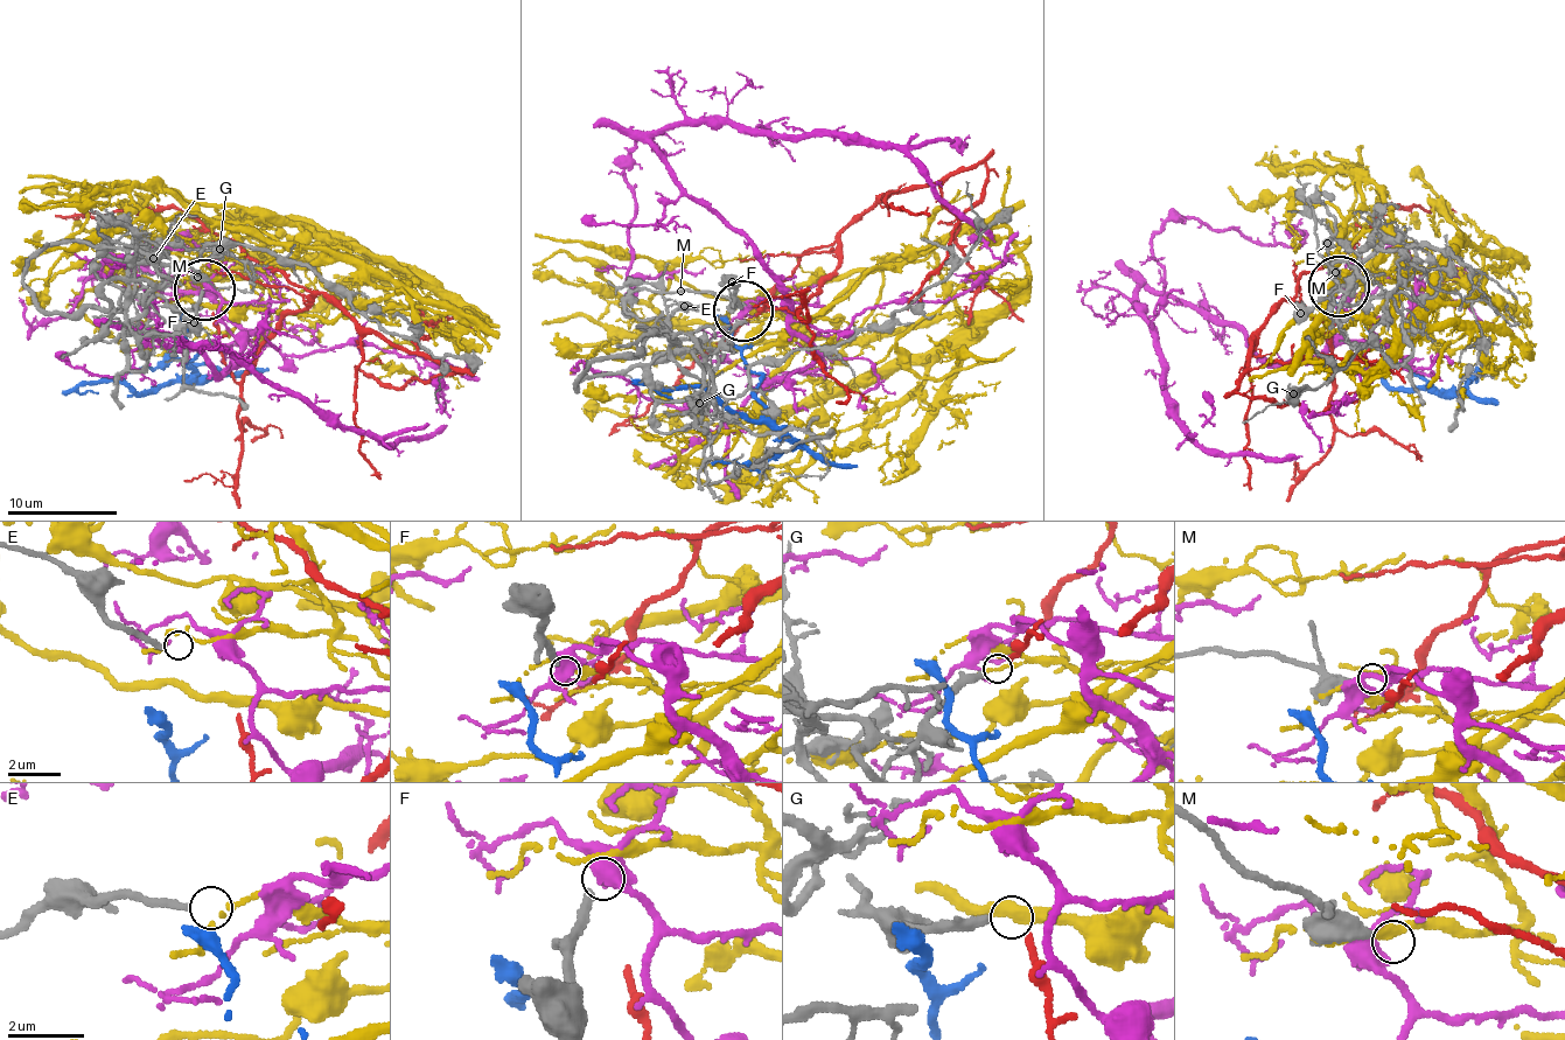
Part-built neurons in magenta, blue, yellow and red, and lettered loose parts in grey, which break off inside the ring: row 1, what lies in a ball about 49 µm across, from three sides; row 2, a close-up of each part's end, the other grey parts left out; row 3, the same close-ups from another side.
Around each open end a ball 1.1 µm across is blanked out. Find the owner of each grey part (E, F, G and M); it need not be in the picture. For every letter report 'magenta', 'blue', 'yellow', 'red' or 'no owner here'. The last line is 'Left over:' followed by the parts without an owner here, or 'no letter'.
E: no owner here
F: no owner here
G: no owner here
M: no owner here
Left over: E, F, G, M

